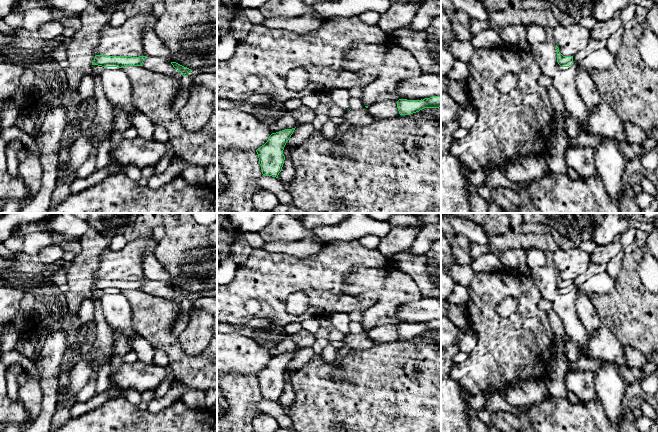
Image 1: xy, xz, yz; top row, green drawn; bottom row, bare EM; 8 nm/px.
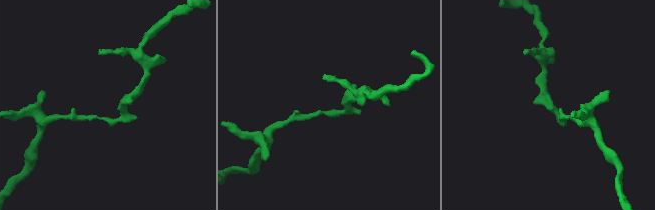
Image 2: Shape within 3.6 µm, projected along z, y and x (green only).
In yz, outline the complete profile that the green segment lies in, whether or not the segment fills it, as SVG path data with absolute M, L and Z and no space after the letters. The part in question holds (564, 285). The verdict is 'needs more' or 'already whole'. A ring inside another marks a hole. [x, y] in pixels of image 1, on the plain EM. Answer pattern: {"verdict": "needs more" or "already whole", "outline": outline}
{"verdict": "already whole", "outline": "M556 269L556 273L557 273L557 286L561 291L569 291L572 289L573 287L573 280L563 280L560 276L559 276L559 272Z"}

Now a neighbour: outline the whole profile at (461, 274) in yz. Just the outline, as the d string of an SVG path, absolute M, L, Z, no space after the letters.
M457 263L449 268L449 273L455 284L460 284L467 288L470 286L475 275L471 265L460 265Z

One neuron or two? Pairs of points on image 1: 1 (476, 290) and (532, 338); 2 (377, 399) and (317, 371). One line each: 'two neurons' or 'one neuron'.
1: one neuron
2: one neuron

